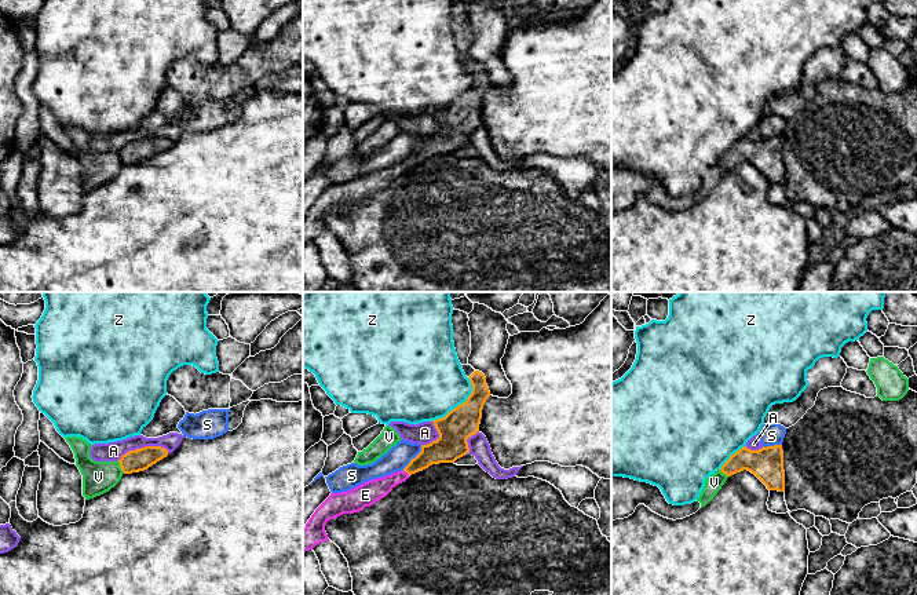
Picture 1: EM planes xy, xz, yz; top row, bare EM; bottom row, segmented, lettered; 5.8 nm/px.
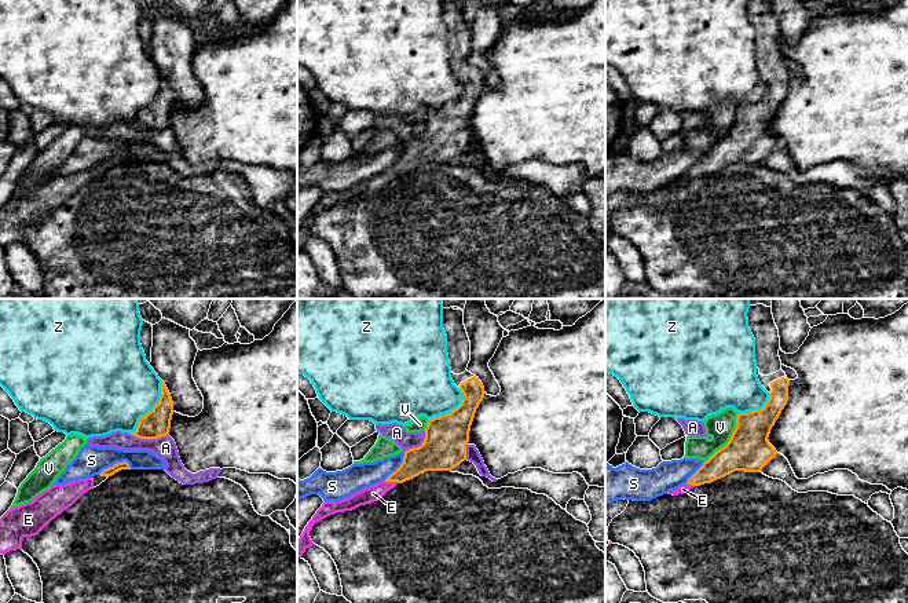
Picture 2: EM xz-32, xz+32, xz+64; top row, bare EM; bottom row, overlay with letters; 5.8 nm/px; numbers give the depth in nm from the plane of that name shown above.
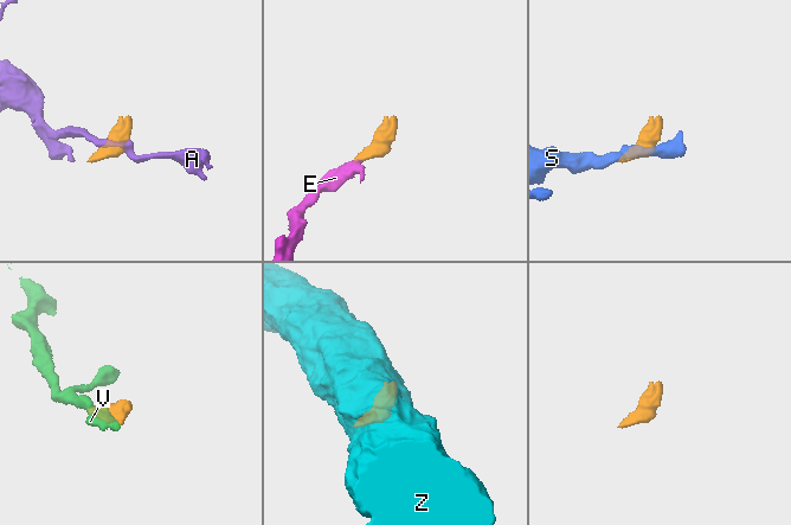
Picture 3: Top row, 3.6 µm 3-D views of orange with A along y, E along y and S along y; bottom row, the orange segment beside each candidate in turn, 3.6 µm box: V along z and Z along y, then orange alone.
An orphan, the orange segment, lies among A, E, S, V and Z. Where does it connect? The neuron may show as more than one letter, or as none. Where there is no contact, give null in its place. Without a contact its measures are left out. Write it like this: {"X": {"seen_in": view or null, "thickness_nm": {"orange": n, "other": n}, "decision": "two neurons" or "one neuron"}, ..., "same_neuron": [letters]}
{"A": {"seen_in": "xy", "thickness_nm": {"orange": 130, "other": 110}, "decision": "two neurons"}, "E": {"seen_in": "xz", "thickness_nm": {"orange": 140, "other": 130}, "decision": "one neuron"}, "S": {"seen_in": "xz", "thickness_nm": {"orange": 180, "other": 140}, "decision": "two neurons"}, "V": {"seen_in": "xy", "thickness_nm": {"orange": 130, "other": 190}, "decision": "two neurons"}, "Z": {"seen_in": "xz", "thickness_nm": {"orange": 190, "other": 440}, "decision": "two neurons"}, "same_neuron": ["E"]}

